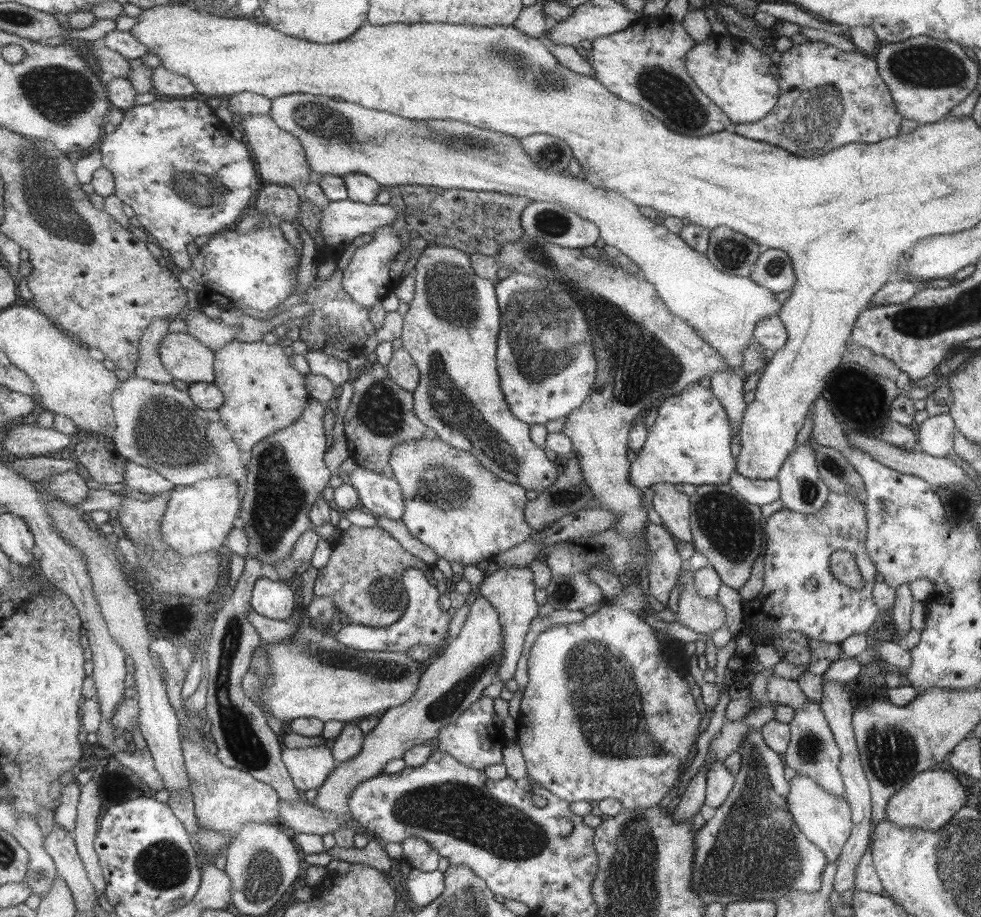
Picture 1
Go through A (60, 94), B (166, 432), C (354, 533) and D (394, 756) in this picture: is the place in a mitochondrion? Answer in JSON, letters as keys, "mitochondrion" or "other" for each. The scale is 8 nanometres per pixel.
{"A":"mitochondrion","B":"mitochondrion","C":"other","D":"other"}

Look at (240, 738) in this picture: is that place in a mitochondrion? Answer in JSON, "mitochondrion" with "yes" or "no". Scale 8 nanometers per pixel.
{"mitochondrion":"yes"}

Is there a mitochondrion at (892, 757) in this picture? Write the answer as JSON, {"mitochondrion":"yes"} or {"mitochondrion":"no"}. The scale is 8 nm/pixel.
{"mitochondrion":"yes"}

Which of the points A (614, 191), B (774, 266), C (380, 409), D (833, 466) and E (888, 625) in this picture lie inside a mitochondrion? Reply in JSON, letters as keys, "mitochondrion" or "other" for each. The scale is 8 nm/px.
{"A":"other","B":"mitochondrion","C":"mitochondrion","D":"mitochondrion","E":"other"}

